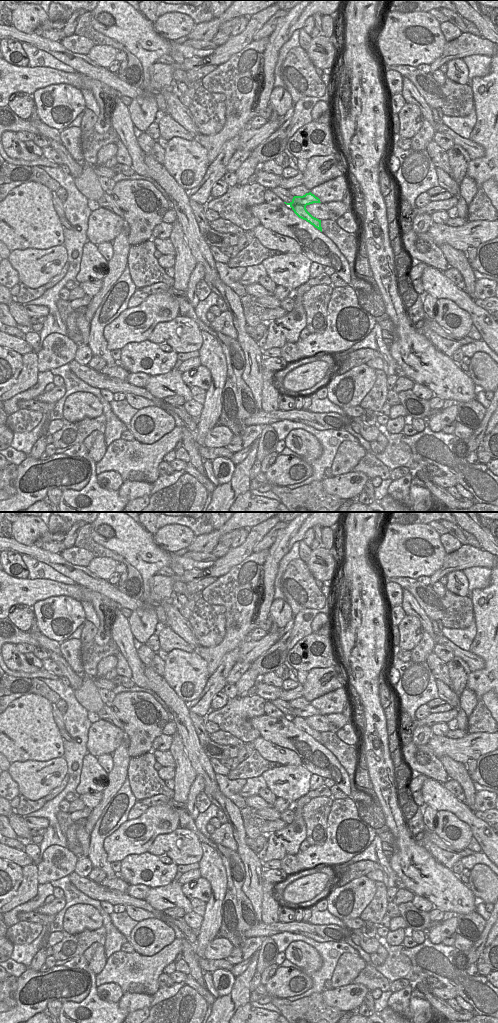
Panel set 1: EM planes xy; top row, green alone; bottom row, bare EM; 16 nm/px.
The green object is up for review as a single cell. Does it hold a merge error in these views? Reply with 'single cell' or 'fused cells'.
fused cells

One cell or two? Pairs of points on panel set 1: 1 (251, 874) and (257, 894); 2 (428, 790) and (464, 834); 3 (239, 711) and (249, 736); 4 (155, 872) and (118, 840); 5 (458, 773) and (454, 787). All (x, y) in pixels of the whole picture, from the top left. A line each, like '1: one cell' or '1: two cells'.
1: one cell
2: two cells
3: one cell
4: two cells
5: two cells

